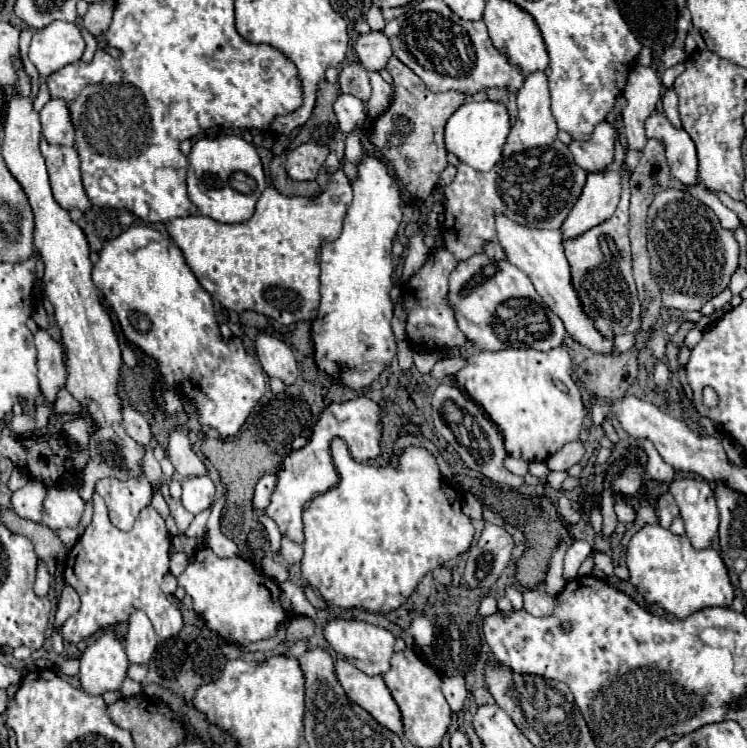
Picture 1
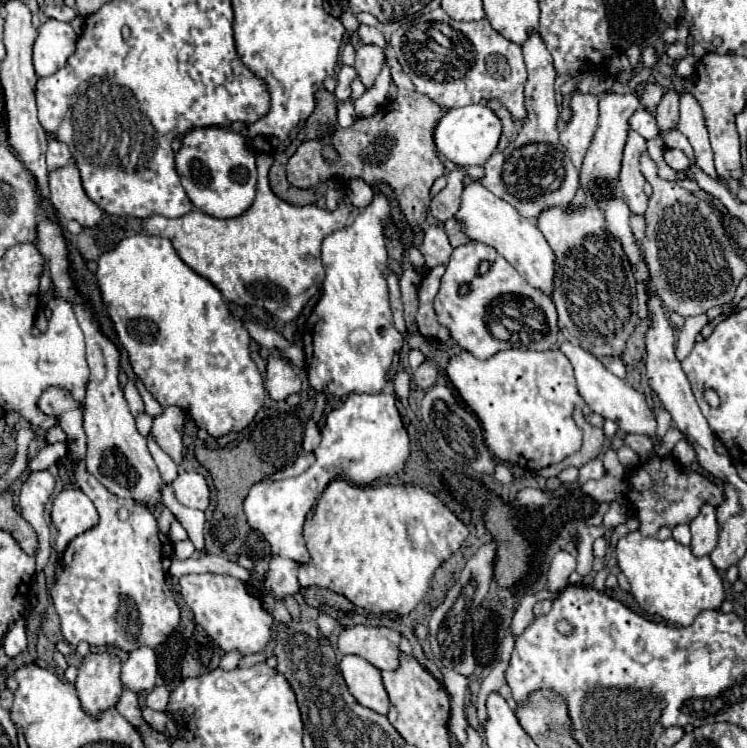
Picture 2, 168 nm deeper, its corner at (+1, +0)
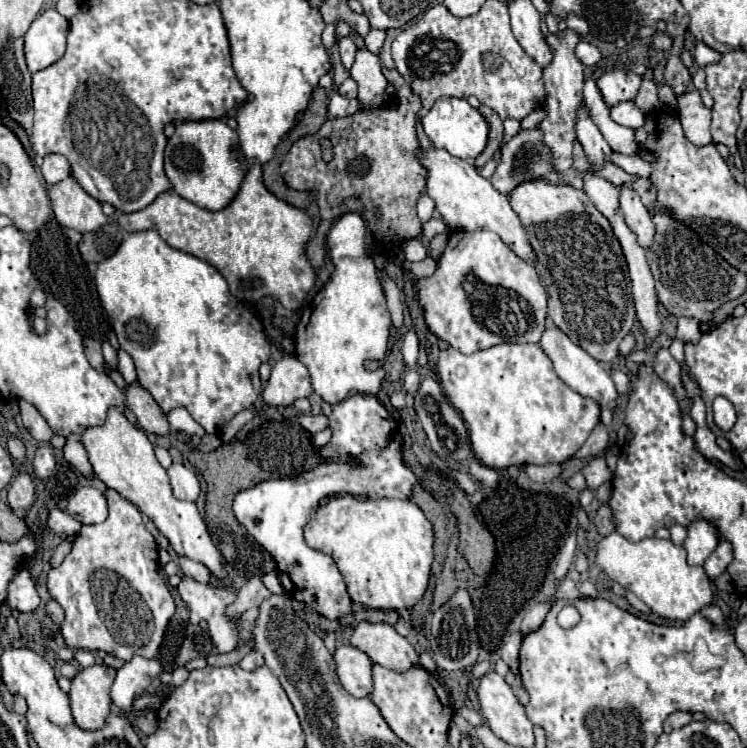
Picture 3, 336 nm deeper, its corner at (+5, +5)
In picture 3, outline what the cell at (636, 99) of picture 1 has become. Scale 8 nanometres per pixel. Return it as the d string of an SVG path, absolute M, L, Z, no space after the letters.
M623 186L619 210L625 216L625 224L635 232L639 246L643 250L649 250L653 244L653 236L655 236L655 224L647 212L645 204L641 202L641 198L633 190Z

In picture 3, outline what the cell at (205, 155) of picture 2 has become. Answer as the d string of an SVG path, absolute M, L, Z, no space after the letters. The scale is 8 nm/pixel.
M223 120L181 122L165 148L165 174L173 190L185 200L205 210L221 210L239 192L245 176L243 160L231 150L237 144L237 132Z

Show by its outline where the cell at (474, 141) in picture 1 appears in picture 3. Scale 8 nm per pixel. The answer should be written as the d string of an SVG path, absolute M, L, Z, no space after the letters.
M439 98L433 104L433 108L421 118L421 124L423 124L427 138L433 142L435 148L443 148L451 156L457 156L467 162L475 160L487 144L489 126L485 118L473 106L469 106L469 102L463 98Z

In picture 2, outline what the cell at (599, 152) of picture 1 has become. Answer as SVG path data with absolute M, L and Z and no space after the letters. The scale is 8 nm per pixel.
M575 91L571 99L571 109L573 109L573 117L569 119L567 129L561 133L559 139L567 149L573 165L579 169L597 131L597 121L599 121L597 97Z

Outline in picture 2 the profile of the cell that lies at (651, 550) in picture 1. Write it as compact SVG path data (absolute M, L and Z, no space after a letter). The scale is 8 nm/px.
M633 531L617 543L617 563L629 579L631 593L639 605L675 625L691 625L701 611L719 609L725 601L723 579L711 559L707 555L695 557L691 547L681 545L675 539L661 541Z

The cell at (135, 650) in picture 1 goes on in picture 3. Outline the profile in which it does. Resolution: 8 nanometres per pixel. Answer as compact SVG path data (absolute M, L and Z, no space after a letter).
M139 656L117 670L117 678L111 686L111 702L121 716L129 716L133 712L133 700L149 690L151 680L161 670L163 668L157 660L145 660Z

